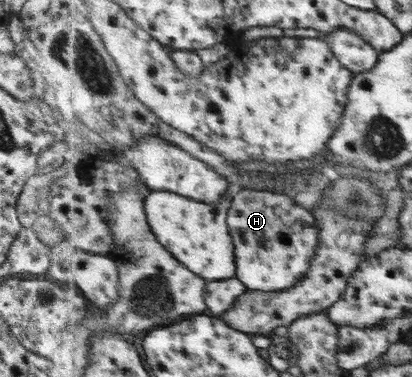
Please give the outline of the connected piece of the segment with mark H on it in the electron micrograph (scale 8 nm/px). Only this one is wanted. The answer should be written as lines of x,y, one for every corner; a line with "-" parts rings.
241,189
228,210
228,227
234,237
237,278
252,291
285,291
306,278
321,246
321,229
314,213
283,192

